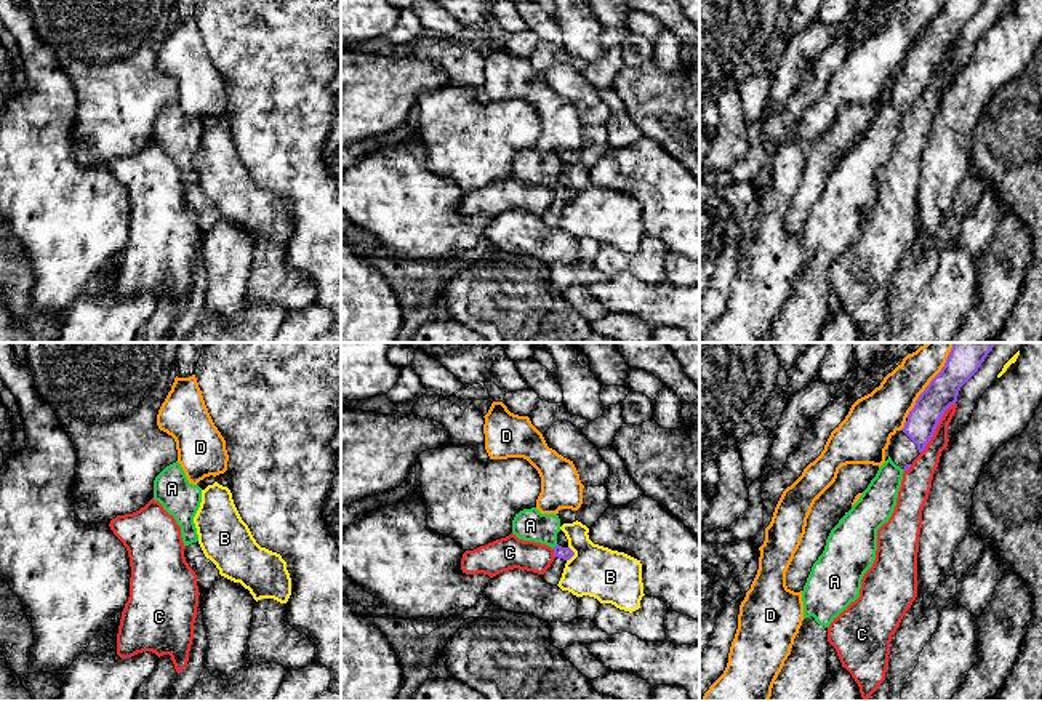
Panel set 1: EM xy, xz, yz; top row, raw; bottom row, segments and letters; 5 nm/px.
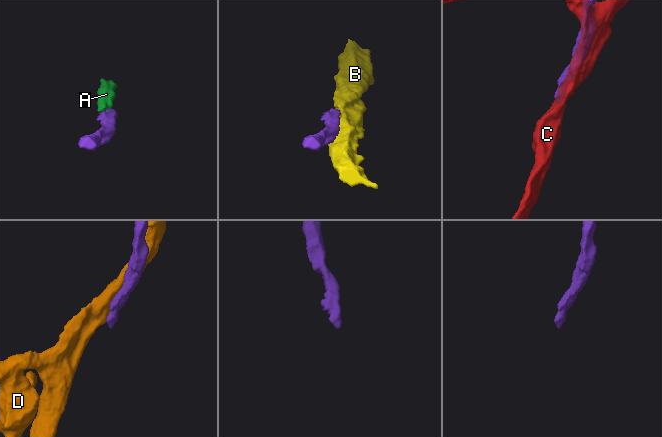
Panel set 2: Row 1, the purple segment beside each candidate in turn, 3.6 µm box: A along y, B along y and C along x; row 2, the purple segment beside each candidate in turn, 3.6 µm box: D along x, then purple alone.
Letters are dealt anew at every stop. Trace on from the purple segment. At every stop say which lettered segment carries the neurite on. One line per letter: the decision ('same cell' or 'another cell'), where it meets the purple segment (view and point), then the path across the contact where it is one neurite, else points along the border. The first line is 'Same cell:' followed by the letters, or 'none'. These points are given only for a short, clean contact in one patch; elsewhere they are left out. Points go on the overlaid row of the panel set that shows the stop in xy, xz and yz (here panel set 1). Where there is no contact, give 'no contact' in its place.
Same cell: A
A: same cell | xz (556, 546) | across xz (562, 552), (556, 546), (537, 527), (530, 525)
B: another cell | xz (573, 554)
C: another cell | yz (935, 428)
D: another cell | yz (932, 380)

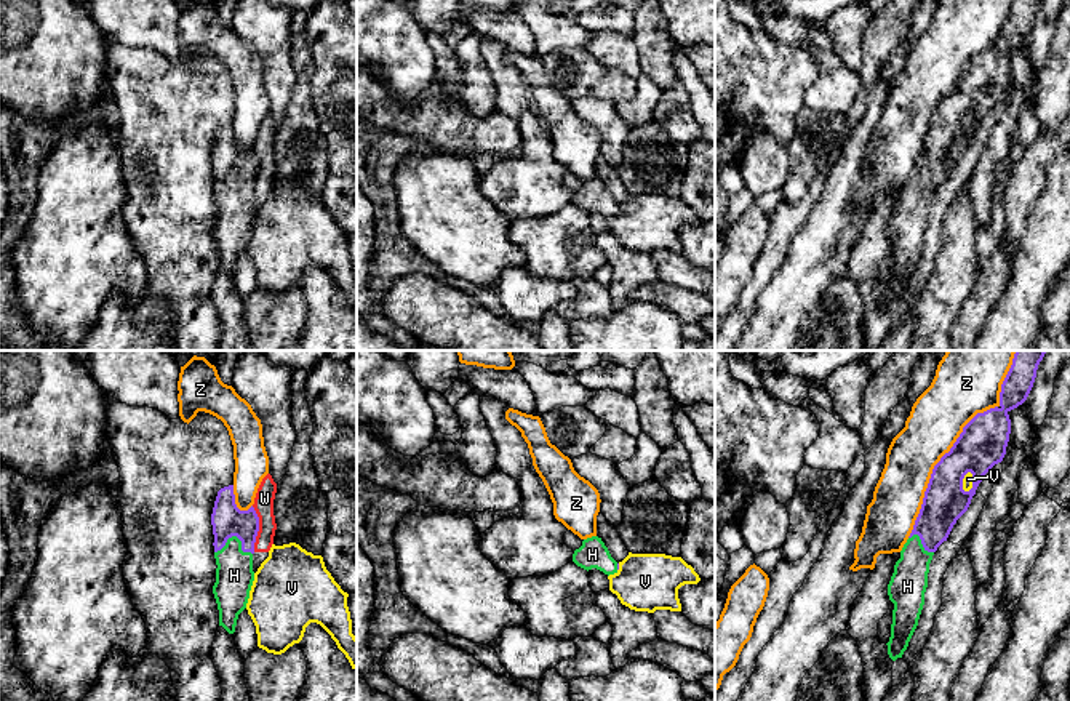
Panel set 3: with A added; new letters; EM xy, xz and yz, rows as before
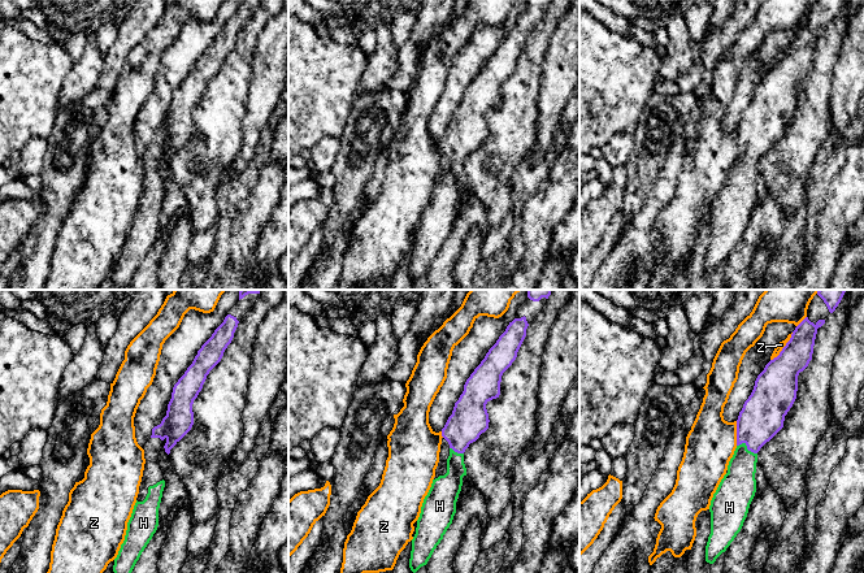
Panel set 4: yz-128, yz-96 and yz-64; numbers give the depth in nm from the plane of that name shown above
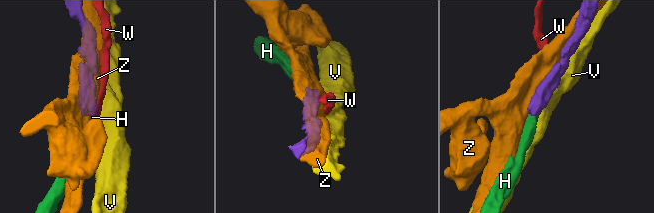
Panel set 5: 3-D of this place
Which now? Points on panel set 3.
Same cell: H
H: same cell | xy (235, 535) | across xy (227, 520), (235, 535), (234, 575)
V: another cell | yz (962, 482)
W: another cell | xy (258, 528)
Z: another cell | yz (957, 439)

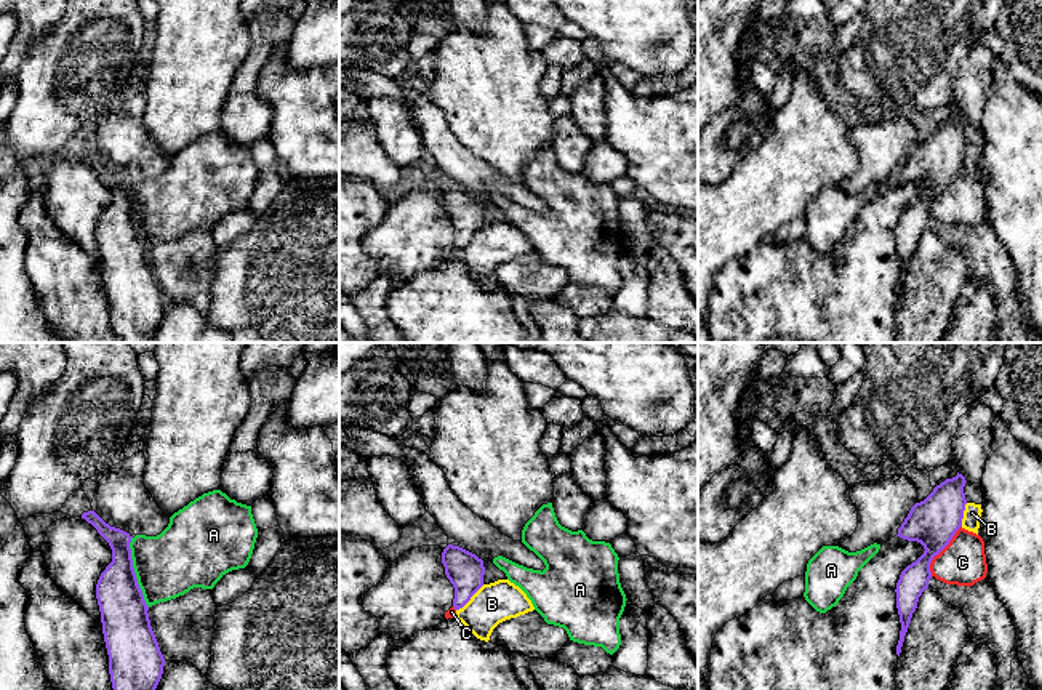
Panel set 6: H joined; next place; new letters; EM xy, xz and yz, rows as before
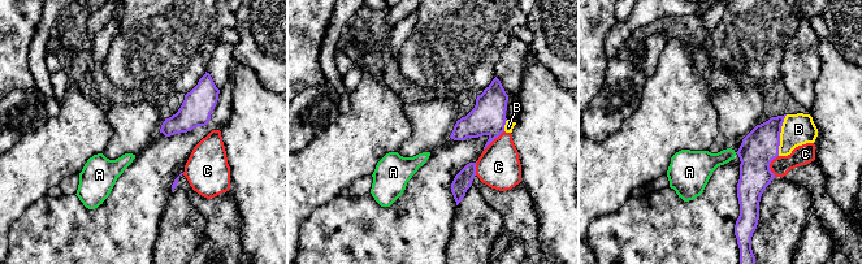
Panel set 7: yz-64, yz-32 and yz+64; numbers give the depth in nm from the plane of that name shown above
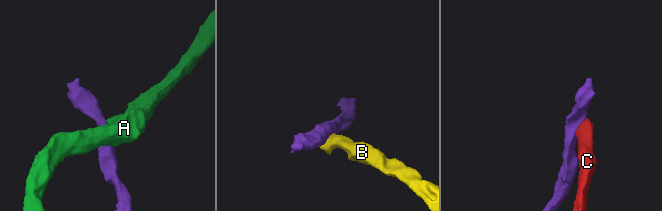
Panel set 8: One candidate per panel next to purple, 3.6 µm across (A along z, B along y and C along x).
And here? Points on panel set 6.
Same cell: none
A: another cell | xy (133, 572) | along xy (132, 537), (133, 572), (148, 607)
B: another cell | xz (469, 599) | along xz (484, 585), (456, 610)
C: another cell | yz (940, 551) | along yz (961, 525), (933, 557), (930, 575)

